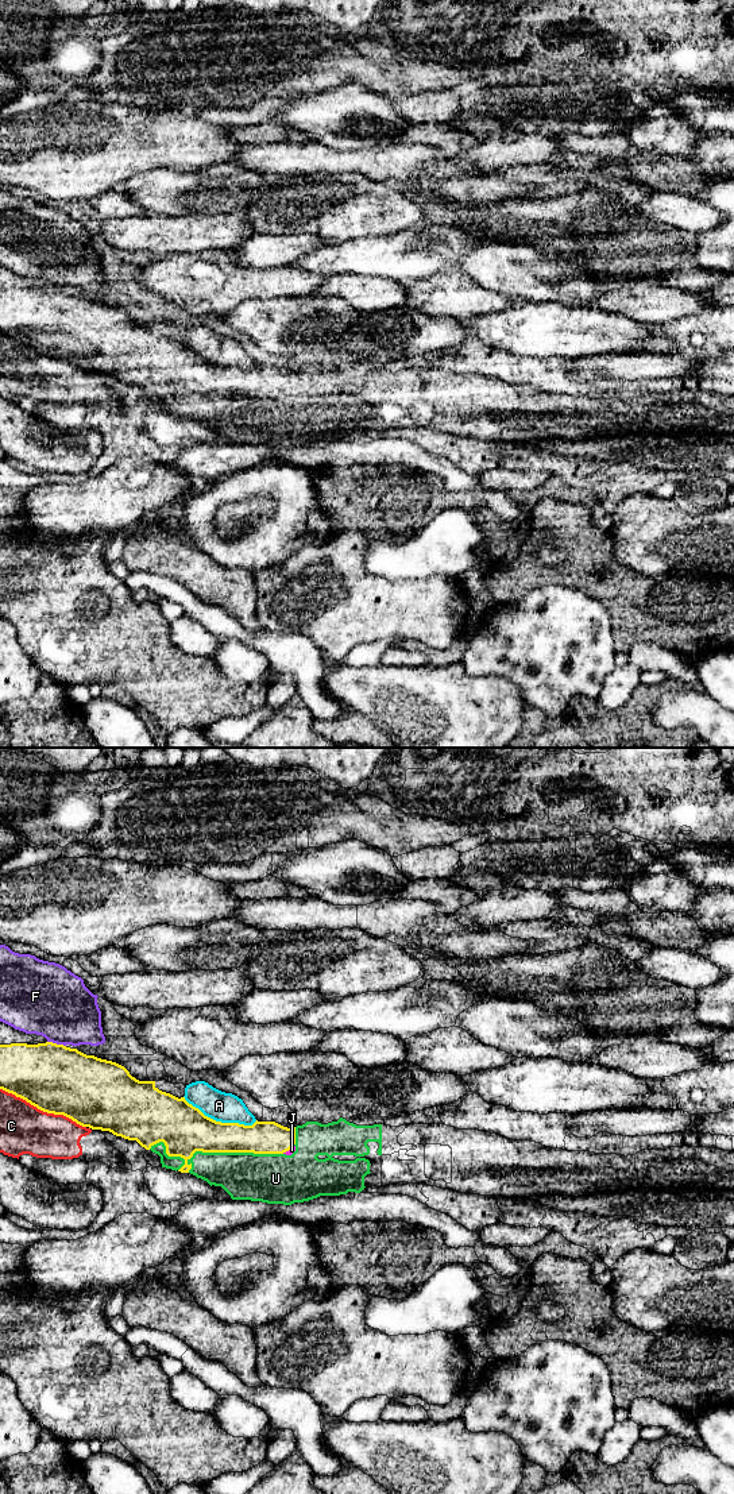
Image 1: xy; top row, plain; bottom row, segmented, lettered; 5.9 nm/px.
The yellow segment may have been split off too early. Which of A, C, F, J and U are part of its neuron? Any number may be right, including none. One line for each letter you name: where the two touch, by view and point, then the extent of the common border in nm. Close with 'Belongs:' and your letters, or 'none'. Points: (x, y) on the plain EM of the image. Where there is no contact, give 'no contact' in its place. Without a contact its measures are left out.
J: xy (288, 394) | 90 nm
U: xy (212, 396) | 800 nm
Belongs: J, U

